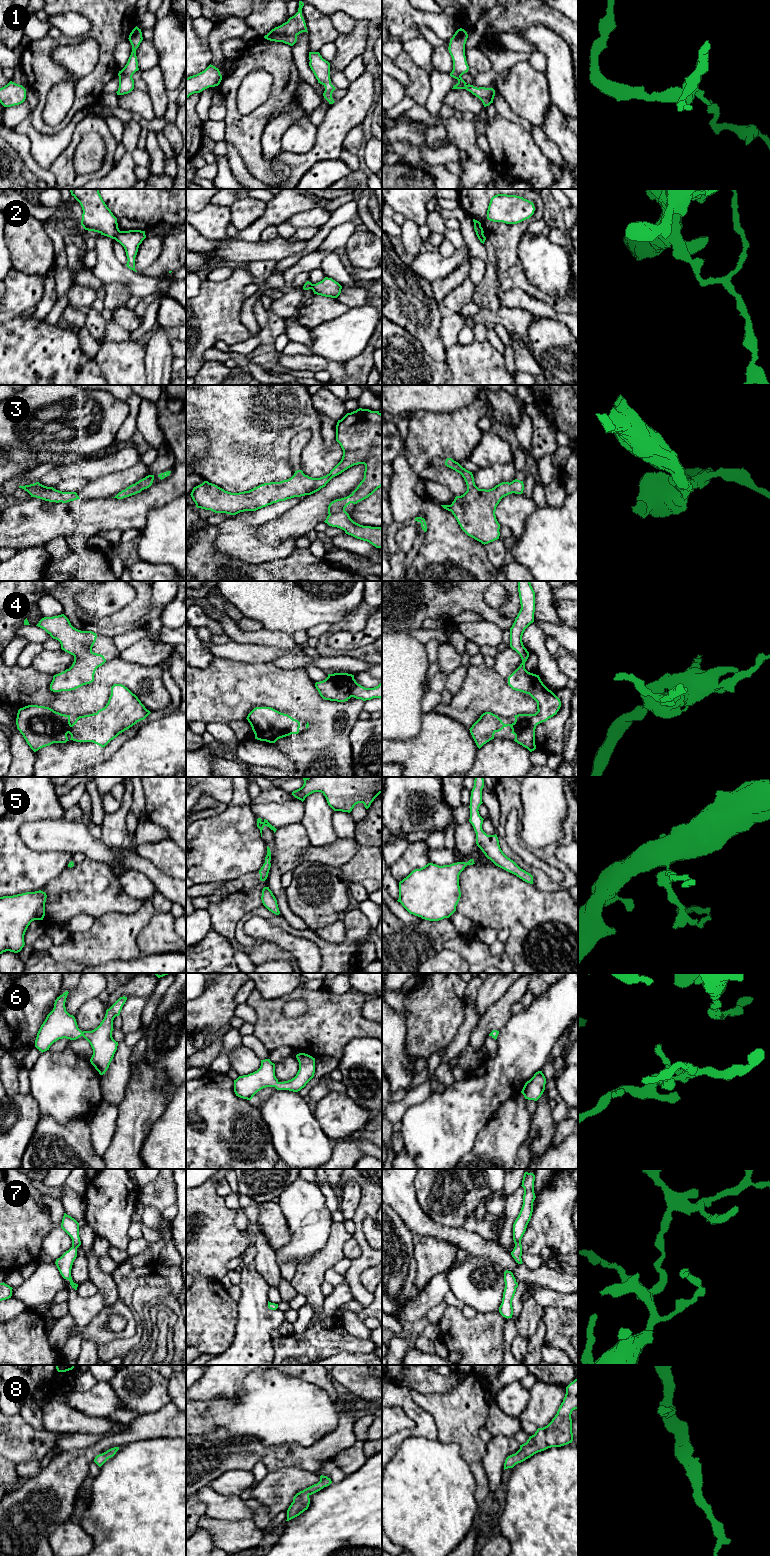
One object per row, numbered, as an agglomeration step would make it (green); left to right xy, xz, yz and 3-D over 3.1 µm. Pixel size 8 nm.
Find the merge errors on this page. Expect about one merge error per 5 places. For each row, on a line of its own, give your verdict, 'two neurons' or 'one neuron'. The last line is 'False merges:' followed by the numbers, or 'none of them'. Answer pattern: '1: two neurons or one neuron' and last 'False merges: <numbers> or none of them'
1: one neuron
2: two neurons
3: one neuron
4: one neuron
5: one neuron
6: one neuron
7: one neuron
8: one neuron
False merges: 2

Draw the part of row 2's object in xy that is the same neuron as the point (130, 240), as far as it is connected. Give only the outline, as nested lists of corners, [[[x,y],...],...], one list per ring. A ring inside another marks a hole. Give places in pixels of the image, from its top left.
[[[141,230],[119,231],[118,235],[115,237],[115,240],[125,249],[128,259],[126,266],[135,272],[137,272],[135,270],[135,257],[137,255],[139,245],[145,238],[145,231]]]

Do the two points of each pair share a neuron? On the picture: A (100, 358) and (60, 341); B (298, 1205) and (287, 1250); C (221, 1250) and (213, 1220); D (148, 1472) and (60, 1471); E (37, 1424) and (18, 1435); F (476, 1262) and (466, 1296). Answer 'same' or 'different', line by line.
A: different
B: same
C: same
D: different
E: different
F: same

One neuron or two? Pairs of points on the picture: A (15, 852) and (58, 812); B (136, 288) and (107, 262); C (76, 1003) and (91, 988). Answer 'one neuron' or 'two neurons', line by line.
A: one neuron
B: one neuron
C: one neuron

